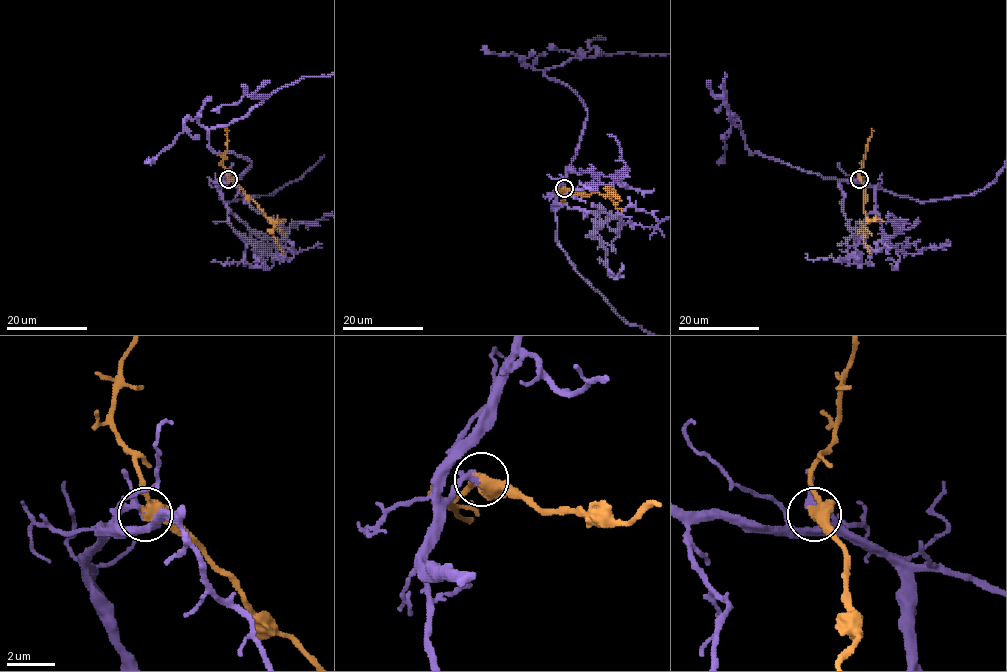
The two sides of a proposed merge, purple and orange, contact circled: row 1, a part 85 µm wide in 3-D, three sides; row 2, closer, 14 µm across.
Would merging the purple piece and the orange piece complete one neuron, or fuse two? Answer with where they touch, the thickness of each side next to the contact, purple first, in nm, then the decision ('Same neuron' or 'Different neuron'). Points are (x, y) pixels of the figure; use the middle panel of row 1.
Place: (564, 188). Thickness 220 nm (purple) against 440 nm. Same neuron

